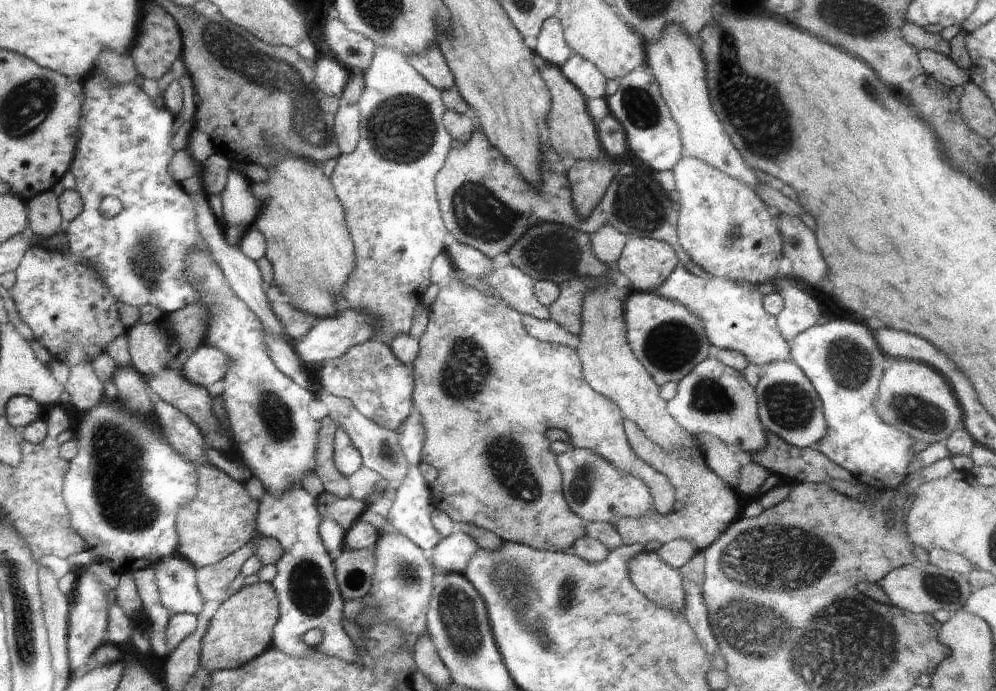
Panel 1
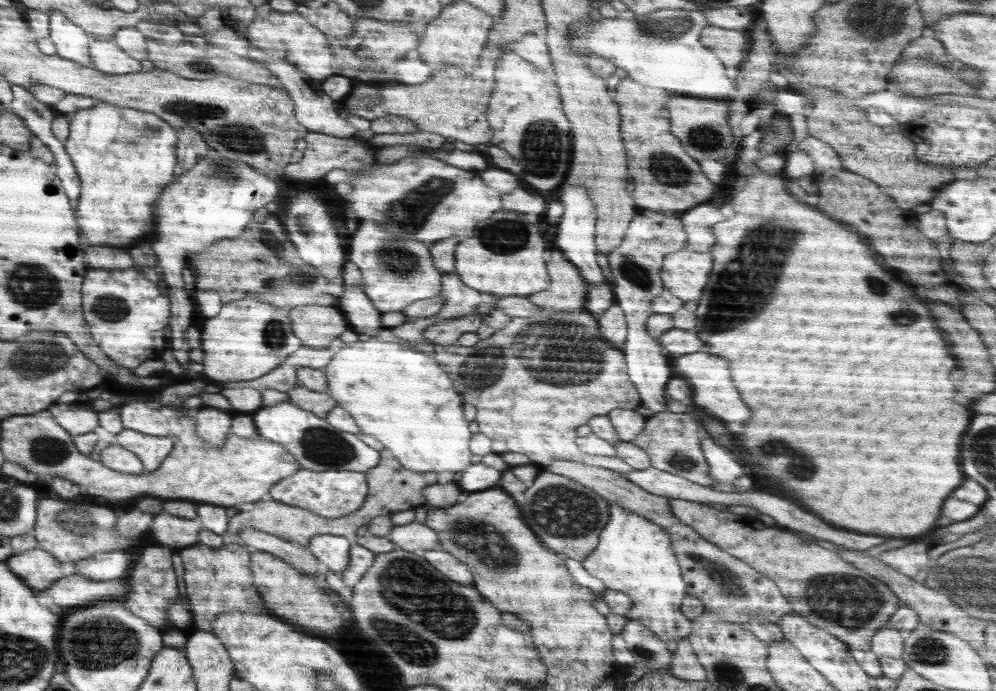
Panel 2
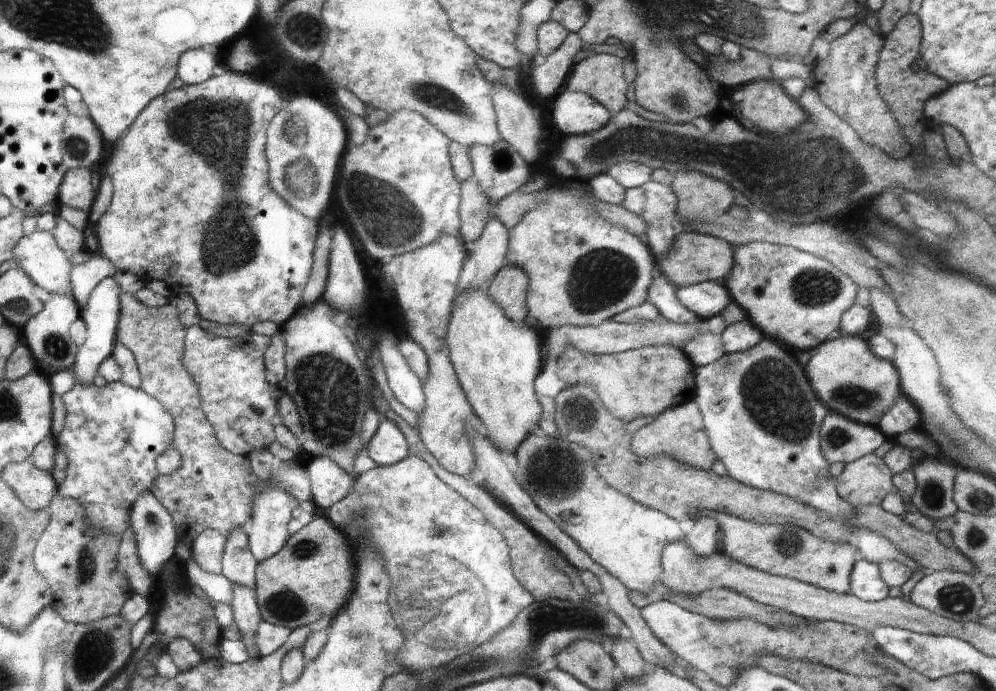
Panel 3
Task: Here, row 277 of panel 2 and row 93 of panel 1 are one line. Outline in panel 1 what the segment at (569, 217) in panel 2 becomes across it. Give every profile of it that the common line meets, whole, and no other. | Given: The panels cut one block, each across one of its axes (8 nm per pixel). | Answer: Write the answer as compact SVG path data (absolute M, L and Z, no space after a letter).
M570 56L566 64L560 68L562 74L586 96L586 98L602 98L604 96L604 76L596 70L596 66L580 56Z

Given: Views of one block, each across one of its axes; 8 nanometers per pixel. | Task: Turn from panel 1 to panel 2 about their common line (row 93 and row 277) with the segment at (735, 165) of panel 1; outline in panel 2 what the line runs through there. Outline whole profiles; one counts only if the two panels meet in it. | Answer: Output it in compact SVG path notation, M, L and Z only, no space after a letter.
M680 250L664 257L660 276L664 288L668 288L676 298L688 302L698 300L702 296L702 288L708 282L710 270L712 270L710 254Z

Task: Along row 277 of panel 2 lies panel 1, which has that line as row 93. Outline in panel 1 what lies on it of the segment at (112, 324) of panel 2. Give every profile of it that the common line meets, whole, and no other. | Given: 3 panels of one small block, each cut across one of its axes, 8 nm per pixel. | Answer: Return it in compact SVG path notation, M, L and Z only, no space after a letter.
M98 74L85 79L86 100L80 124L82 136L78 136L78 160L74 160L74 168L69 168L76 178L76 190L81 193L84 210L66 224L68 248L86 266L98 268L98 278L121 304L138 307L148 304L166 314L194 304L198 294L190 286L182 262L184 254L192 248L208 252L208 244L198 234L192 200L166 172L174 156L170 148L172 116L166 108L154 106L156 102L136 84L108 84Z

